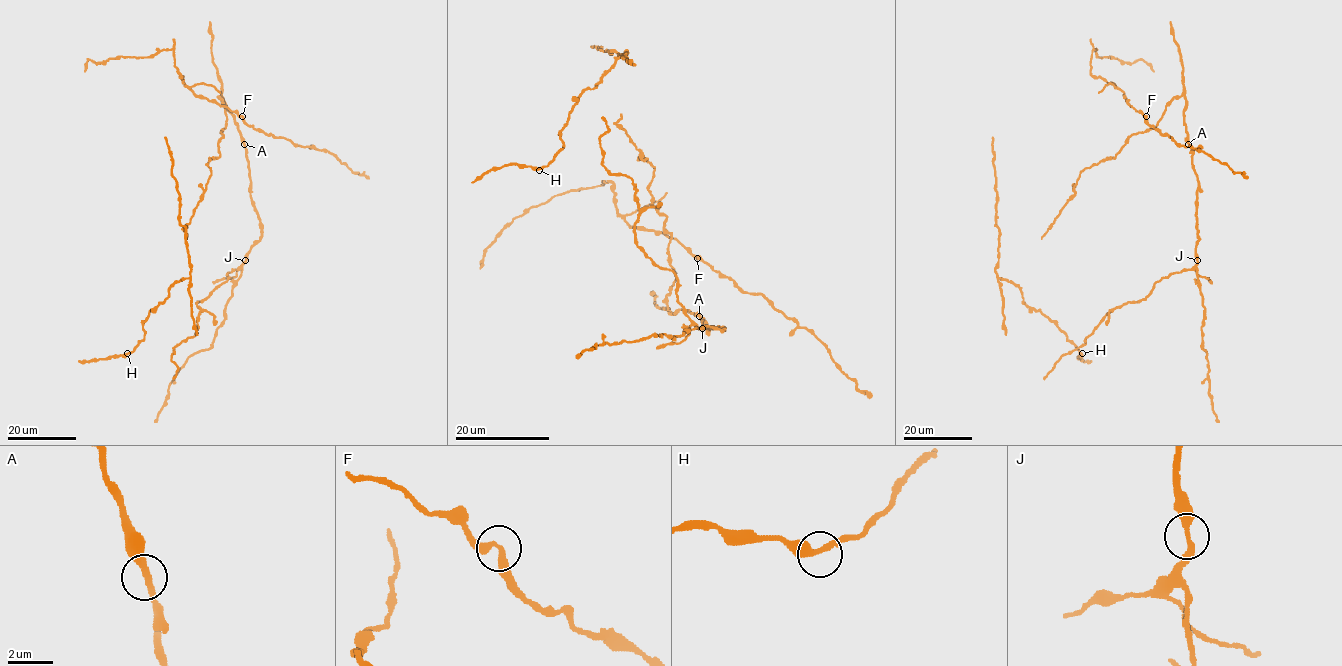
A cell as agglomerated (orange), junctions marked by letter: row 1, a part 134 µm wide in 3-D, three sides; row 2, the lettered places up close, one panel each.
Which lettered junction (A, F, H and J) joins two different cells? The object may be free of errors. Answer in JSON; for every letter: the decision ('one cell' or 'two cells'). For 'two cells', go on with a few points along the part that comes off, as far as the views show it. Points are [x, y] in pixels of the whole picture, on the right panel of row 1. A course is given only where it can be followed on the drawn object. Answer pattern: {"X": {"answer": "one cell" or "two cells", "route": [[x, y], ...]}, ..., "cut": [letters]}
{"A": {"answer": "one cell"}, "F": {"answer": "one cell"}, "H": {"answer": "one cell"}, "J": {"answer": "one cell"}, "cut": []}

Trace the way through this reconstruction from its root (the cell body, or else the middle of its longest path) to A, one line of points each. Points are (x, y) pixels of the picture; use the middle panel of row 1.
A: (704, 327), (717, 327), (721, 330), (724, 328), (711, 327), (709, 330), (699, 316)

